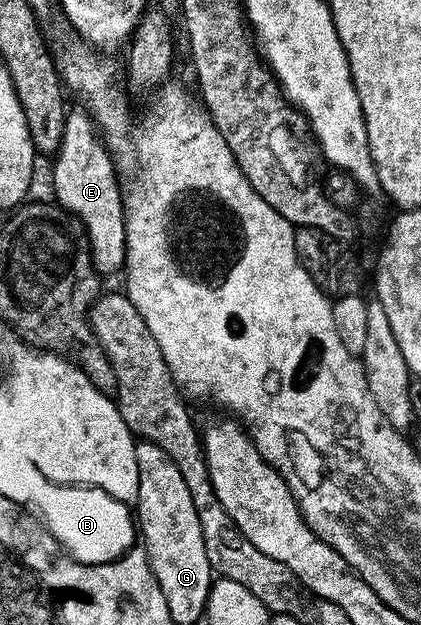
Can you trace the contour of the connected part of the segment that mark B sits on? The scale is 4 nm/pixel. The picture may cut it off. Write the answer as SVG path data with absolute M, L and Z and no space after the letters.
M44 481L43 491L44 501L36 501L32 509L72 560L82 565L108 565L135 548L138 529L133 512L108 492L88 486L48 484L48 481Z

